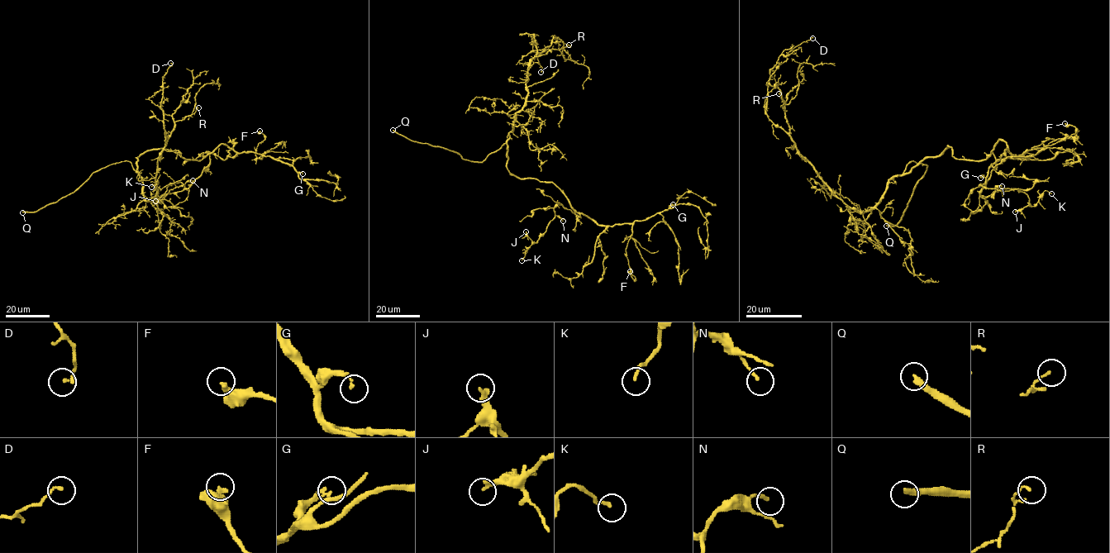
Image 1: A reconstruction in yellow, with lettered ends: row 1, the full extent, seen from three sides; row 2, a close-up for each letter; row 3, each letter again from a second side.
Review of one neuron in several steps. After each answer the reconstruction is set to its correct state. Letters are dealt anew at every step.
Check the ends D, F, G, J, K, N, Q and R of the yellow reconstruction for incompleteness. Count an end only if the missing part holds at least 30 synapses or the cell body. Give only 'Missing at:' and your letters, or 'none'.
Missing at: Q

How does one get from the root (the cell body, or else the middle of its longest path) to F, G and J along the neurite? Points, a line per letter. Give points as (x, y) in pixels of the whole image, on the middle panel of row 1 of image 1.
F: (514, 176), (552, 182), (577, 212), (587, 215), (598, 225), (632, 224), (626, 256), (635, 279), (630, 271)
G: (514, 176), (552, 182), (577, 212), (587, 215), (598, 225), (613, 226), (644, 221), (673, 204)
J: (514, 176), (552, 182), (580, 216), (559, 204), (554, 208), (554, 217), (536, 243), (531, 241), (526, 231)

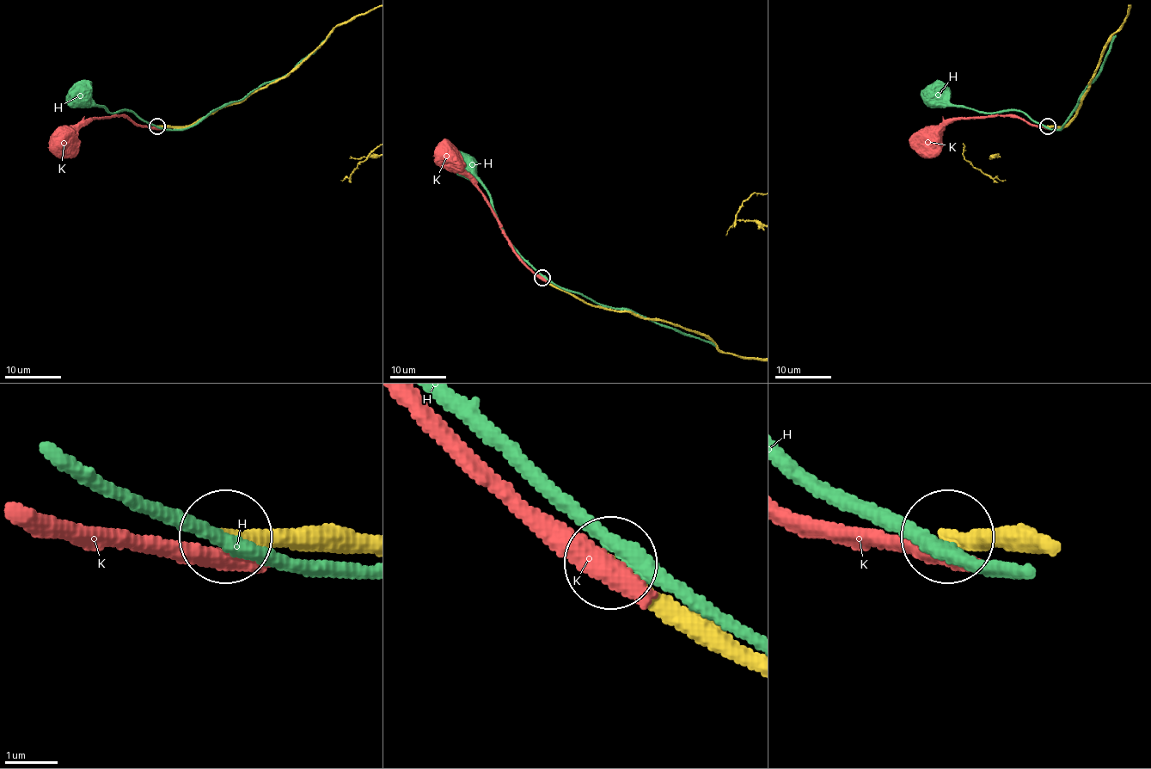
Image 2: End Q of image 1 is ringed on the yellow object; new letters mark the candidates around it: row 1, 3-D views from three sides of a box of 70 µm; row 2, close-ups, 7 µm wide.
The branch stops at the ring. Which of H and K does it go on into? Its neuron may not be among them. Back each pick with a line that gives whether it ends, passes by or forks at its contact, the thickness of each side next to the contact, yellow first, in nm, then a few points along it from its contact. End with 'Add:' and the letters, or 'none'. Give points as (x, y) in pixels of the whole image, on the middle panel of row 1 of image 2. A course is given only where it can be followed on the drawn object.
Add: none

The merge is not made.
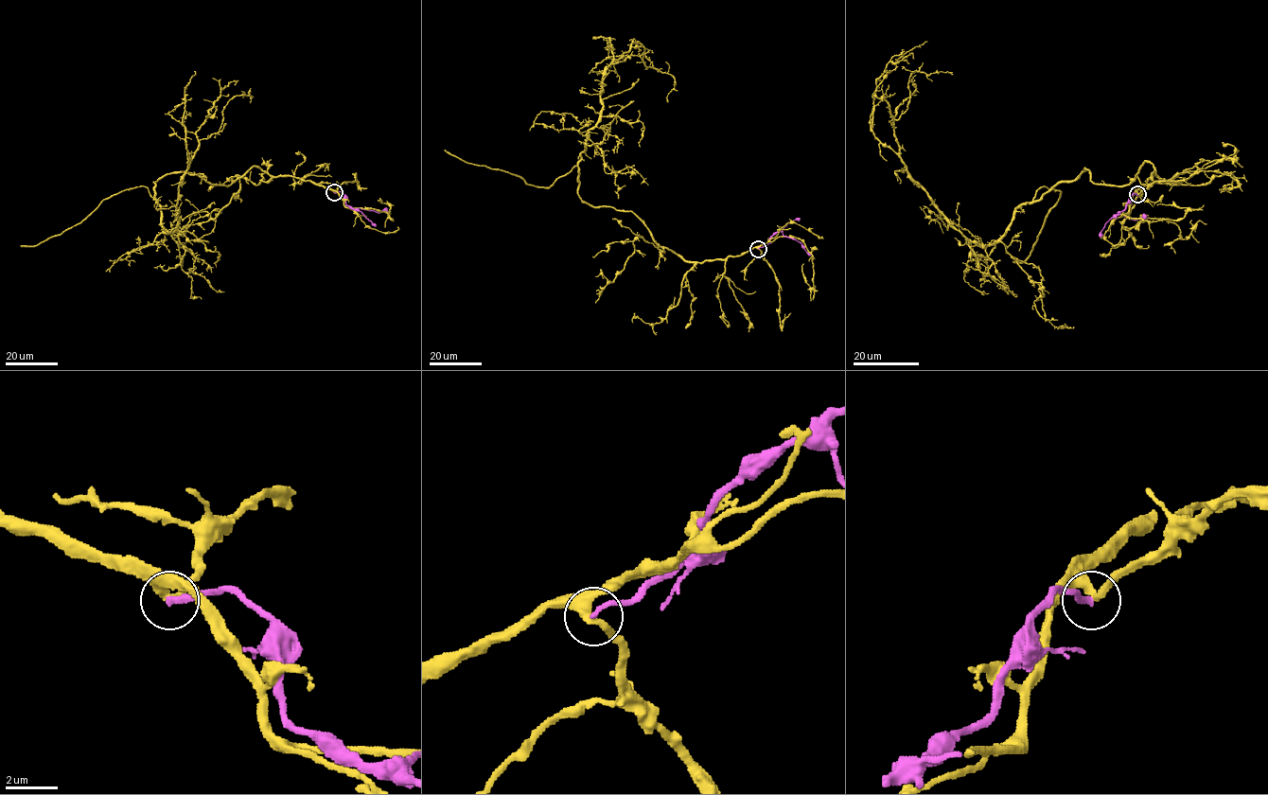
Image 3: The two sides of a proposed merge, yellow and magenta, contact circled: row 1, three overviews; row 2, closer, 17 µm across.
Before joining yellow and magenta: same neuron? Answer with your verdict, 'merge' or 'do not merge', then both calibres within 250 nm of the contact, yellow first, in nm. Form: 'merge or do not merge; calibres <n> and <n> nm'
do not merge; calibres 360 and 220 nm

